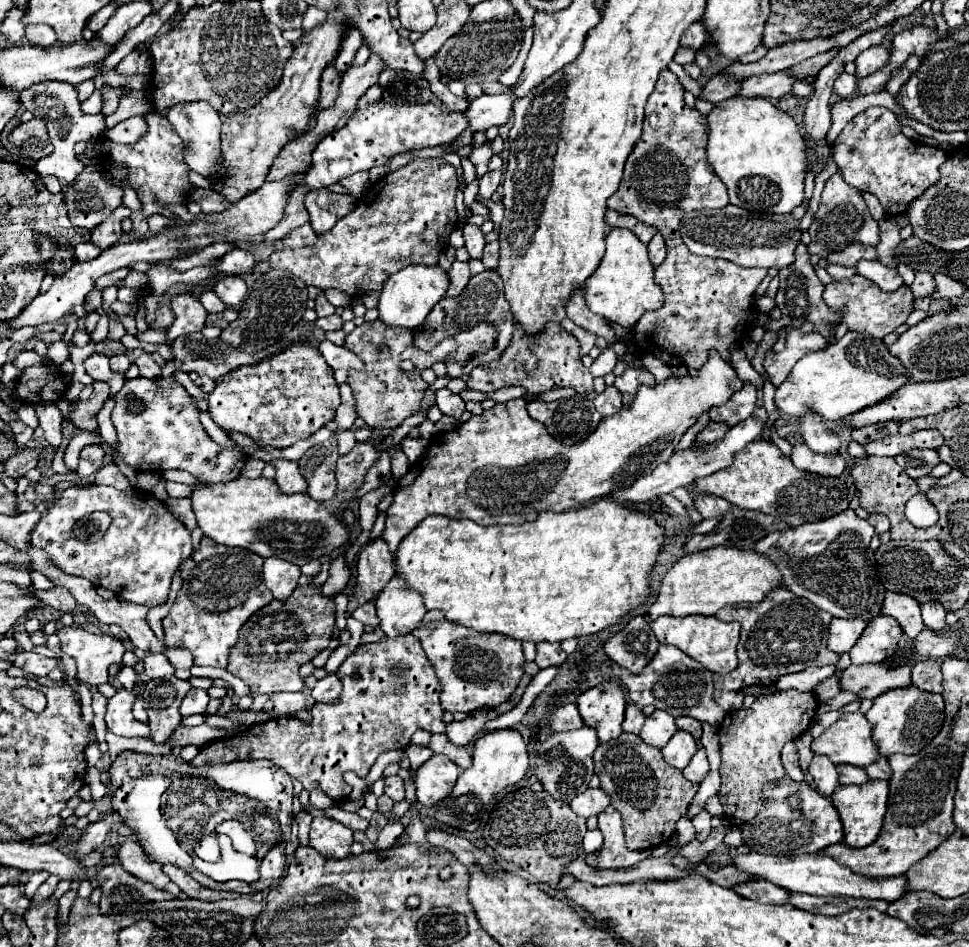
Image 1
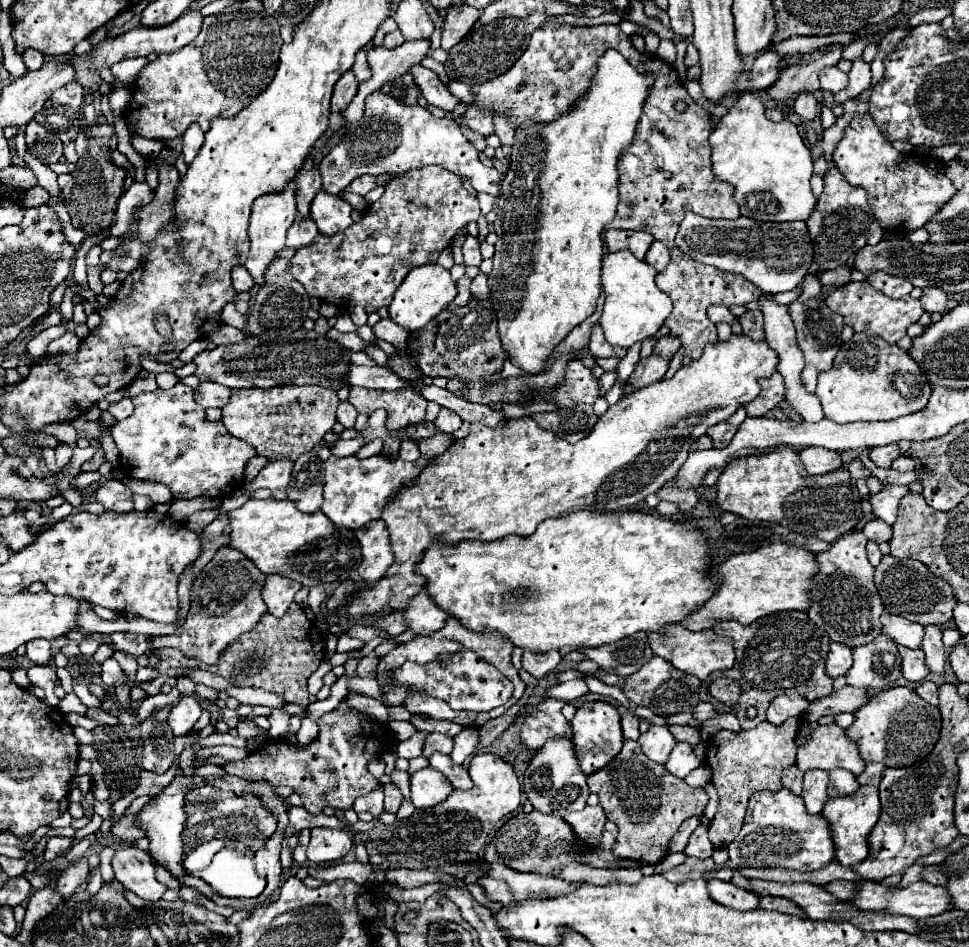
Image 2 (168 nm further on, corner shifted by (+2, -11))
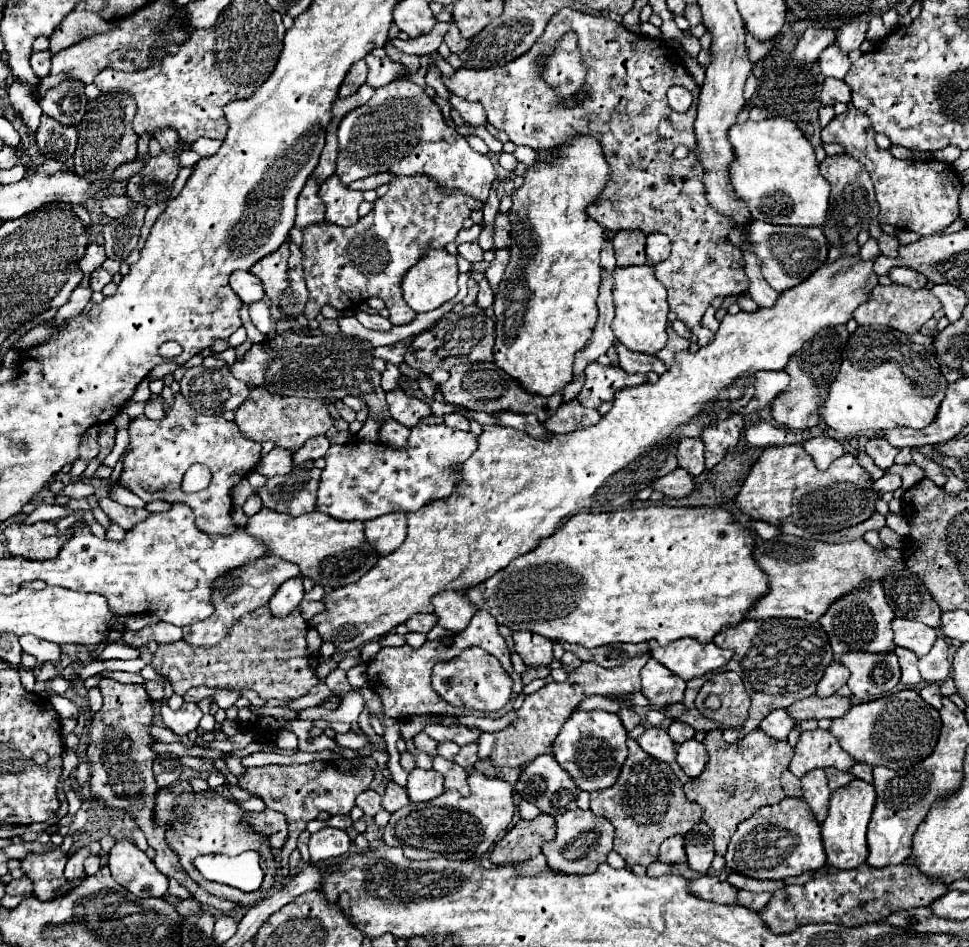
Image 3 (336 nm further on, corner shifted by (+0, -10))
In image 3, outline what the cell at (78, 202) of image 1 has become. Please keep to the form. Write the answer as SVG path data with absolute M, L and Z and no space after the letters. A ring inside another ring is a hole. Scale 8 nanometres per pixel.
M101 94L85 114L85 118L79 124L79 142L75 150L75 174L79 178L91 178L97 180L101 176L101 182L109 182L115 174L115 170L137 156L137 140L139 136L131 128L131 118L135 116L135 102L127 98L127 94Z

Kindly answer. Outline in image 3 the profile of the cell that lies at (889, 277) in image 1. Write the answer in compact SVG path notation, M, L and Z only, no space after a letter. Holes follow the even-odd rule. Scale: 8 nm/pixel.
M893 268L889 272L889 278L893 284L901 284L901 286L907 286L911 290L919 290L927 284L927 278L923 278L923 274L911 270L911 268Z

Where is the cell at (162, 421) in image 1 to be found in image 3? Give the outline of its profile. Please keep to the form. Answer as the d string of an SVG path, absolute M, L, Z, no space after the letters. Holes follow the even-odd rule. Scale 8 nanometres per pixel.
M177 392L175 402L161 420L151 420L145 414L131 420L119 484L135 492L145 502L165 500L169 504L181 502L191 506L197 518L197 528L207 534L233 534L237 526L231 522L231 488L251 472L259 454L261 444L243 438L235 422L229 422L223 416L197 414L187 404L185 396ZM193 464L207 466L213 474L213 482L203 492L185 494L181 490L181 480Z

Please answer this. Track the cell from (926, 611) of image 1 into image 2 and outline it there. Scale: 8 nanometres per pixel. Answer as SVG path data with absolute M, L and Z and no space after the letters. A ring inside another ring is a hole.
M927 625L925 627L925 639L923 639L923 647L925 651L925 665L931 673L943 673L943 665L945 665L945 647L941 641L941 629L937 625Z

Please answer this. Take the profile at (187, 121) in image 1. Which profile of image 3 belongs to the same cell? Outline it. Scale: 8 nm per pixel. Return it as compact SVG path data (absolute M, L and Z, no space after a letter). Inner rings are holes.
M197 138L193 144L191 144L191 150L195 150L199 156L211 156L219 150L221 142L219 140L211 140L211 138Z

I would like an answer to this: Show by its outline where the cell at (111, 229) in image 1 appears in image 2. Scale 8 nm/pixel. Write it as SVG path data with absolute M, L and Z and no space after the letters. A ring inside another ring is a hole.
M135 181L119 199L117 203L117 223L111 225L111 235L127 235L129 227L135 223L133 213L139 209L139 205L151 203L155 197L155 191L147 185L147 181Z

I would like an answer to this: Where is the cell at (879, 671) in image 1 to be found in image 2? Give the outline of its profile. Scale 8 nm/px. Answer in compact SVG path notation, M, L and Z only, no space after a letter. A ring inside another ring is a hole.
M843 687L833 691L827 697L815 699L809 703L809 707L803 713L803 719L809 723L819 721L823 715L837 715L837 713L855 713L861 705L865 705L869 701L867 691L865 689L857 689L857 687Z

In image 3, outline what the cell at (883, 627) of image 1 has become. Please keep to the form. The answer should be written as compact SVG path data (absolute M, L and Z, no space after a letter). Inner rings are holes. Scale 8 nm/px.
M851 652L843 654L839 660L851 670L847 686L859 700L875 700L887 696L901 678L895 652Z

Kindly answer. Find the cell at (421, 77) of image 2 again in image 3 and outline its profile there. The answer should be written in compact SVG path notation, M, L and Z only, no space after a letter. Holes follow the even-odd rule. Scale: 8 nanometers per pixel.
M449 94L449 104L451 108L455 108L461 118L469 124L475 124L475 126L483 126L487 122L487 116L483 114L483 106L479 106L477 102L467 102L463 98L459 98L457 94Z

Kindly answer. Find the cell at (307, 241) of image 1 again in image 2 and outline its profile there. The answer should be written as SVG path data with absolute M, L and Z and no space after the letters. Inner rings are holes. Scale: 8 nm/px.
M297 213L297 219L295 223L291 225L289 233L287 233L287 247L303 247L303 245L309 245L315 237L317 237L317 225L313 223L311 217L303 217L301 213Z

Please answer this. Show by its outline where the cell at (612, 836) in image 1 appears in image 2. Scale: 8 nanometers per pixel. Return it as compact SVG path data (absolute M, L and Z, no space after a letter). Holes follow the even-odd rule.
M521 811L515 817L507 819L497 829L495 837L485 847L485 861L489 861L489 863L503 863L503 865L509 865L515 871L531 871L531 873L553 875L555 877L555 873L559 873L561 867L565 867L569 861L583 861L583 863L589 863L593 867L609 867L611 863L619 863L621 859L617 859L611 853L615 837L617 837L617 827L613 827L613 823L609 821L605 825L601 849L595 851L595 855L591 855L591 853L585 855L585 853L579 851L581 845L575 839L573 829L563 819L545 815L541 811L531 811L531 813L523 813Z

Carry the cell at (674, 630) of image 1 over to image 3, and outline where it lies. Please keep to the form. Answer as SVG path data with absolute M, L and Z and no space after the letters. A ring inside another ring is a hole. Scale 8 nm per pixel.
M679 638L667 646L659 646L657 640L651 640L649 646L651 656L683 680L691 680L695 676L717 670L725 666L733 656L733 650L729 648L719 648L713 642L701 644L695 638Z

